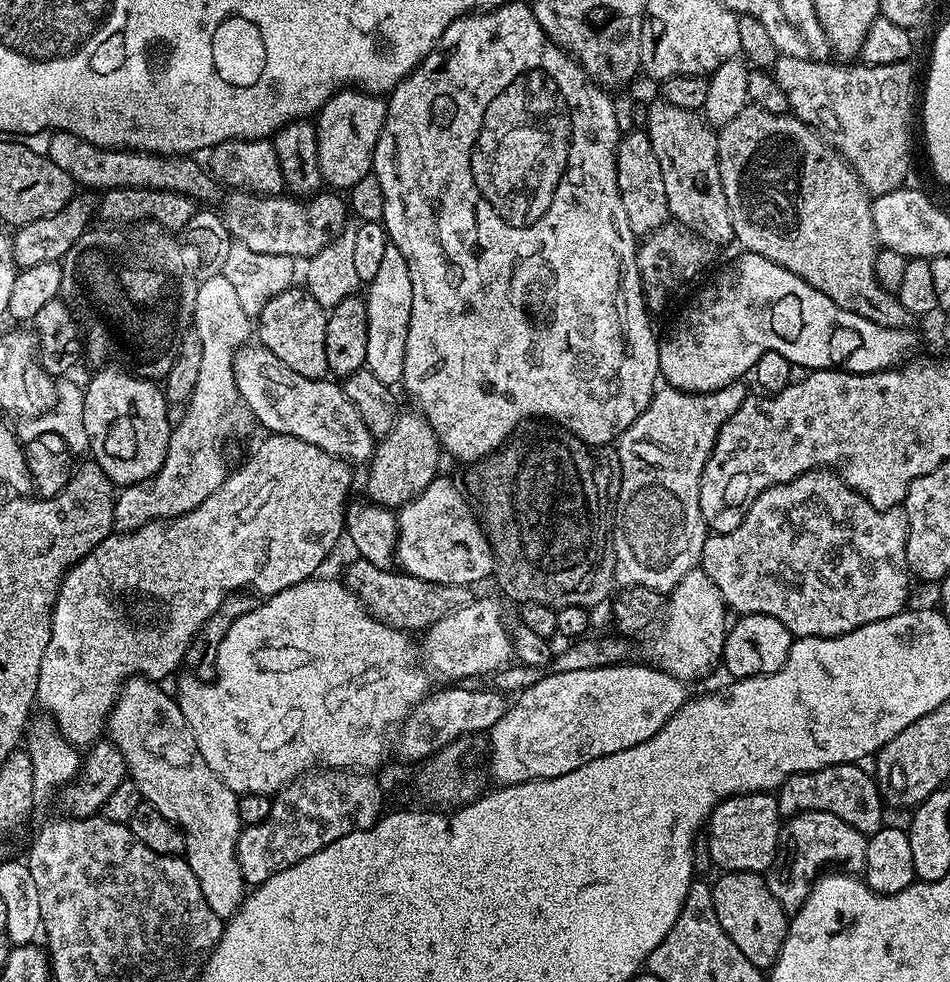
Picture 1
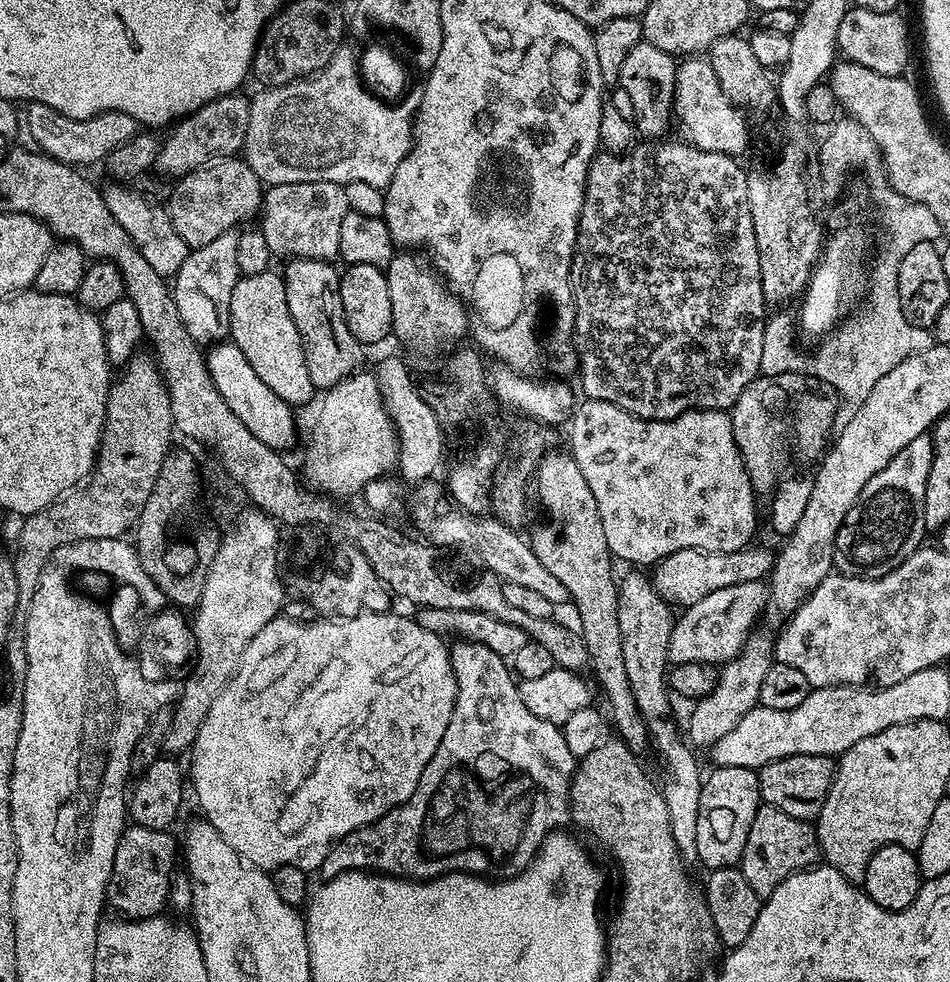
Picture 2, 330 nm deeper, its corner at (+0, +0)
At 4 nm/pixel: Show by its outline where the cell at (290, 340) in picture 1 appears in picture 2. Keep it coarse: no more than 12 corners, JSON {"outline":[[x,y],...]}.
{"outline":[[279,271],[237,280],[231,343],[278,398],[314,393]]}

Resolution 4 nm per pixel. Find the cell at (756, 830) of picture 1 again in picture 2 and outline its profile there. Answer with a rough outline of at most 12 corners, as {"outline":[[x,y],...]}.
{"outline":[[751,768],[703,777],[695,859],[737,867],[761,803]]}

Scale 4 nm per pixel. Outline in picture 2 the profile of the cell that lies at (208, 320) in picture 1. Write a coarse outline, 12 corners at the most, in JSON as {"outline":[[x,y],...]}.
{"outline":[[237,233],[191,249],[171,285],[198,342],[229,335]]}

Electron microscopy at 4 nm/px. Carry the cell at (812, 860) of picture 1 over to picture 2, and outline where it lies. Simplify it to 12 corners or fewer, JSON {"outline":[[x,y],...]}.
{"outline":[[761,803],[738,867],[767,898],[813,867],[809,821]]}

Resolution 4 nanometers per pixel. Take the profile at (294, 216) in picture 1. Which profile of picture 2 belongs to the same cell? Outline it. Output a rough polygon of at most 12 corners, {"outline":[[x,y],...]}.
{"outline":[[240,158],[179,177],[166,201],[189,249],[261,211]]}

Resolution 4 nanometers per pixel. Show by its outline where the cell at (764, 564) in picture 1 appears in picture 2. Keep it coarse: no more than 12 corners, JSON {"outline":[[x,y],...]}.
{"outline":[[683,548],[655,565],[657,592],[687,606],[763,581],[774,556]]}

